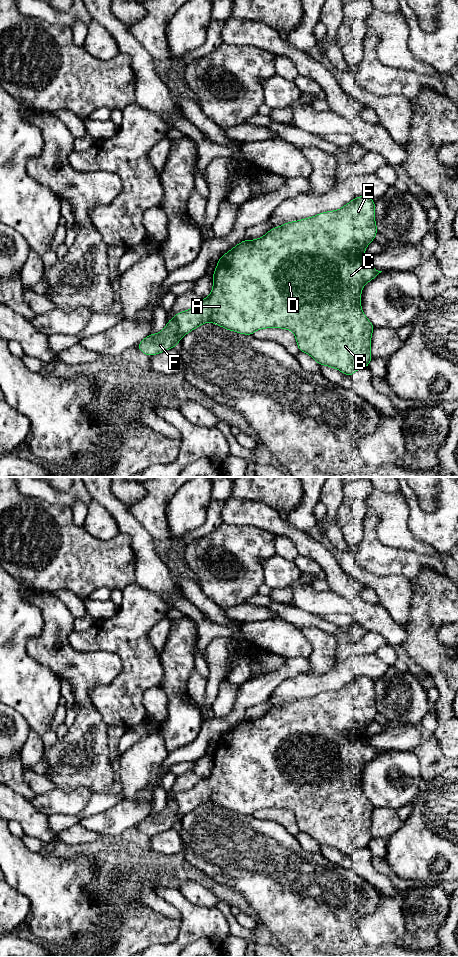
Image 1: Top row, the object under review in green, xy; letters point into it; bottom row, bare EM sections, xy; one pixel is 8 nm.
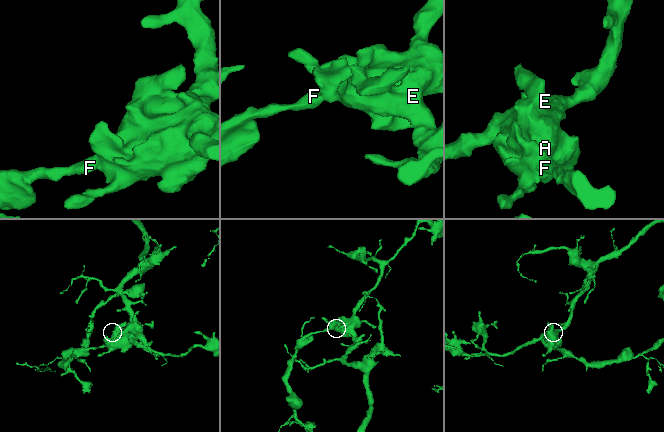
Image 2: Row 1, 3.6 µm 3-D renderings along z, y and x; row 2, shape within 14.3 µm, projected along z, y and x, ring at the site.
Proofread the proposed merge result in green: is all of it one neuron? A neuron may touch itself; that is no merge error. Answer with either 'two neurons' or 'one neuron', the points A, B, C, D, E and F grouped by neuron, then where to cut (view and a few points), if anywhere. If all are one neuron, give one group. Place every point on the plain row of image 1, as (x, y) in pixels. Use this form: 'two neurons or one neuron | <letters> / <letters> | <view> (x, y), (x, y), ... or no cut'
two neurons | A B C D E / F | xy (174, 797), (177, 803), (178, 821)

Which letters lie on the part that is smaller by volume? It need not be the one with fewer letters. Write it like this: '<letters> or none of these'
F

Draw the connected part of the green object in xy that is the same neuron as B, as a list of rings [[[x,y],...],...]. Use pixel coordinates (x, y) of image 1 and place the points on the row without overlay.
[[[359,676],[341,689],[323,692],[313,697],[285,703],[282,706],[272,708],[259,719],[242,721],[218,740],[217,747],[212,755],[213,768],[211,774],[207,778],[200,780],[193,788],[175,795],[175,799],[178,803],[178,822],[188,812],[206,802],[212,802],[230,811],[245,815],[252,815],[255,811],[264,808],[283,808],[295,814],[299,831],[309,834],[319,845],[326,845],[338,849],[346,856],[351,856],[358,849],[368,847],[372,840],[370,827],[371,816],[375,807],[362,792],[361,771],[367,762],[371,761],[382,752],[365,743],[365,739],[368,735],[364,734],[364,730],[374,720],[377,713],[374,680],[366,676]]]

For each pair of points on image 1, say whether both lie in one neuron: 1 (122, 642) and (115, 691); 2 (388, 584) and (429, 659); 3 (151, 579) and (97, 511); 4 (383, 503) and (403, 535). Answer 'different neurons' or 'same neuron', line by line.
1: same neuron
2: different neurons
3: different neurons
4: same neuron

